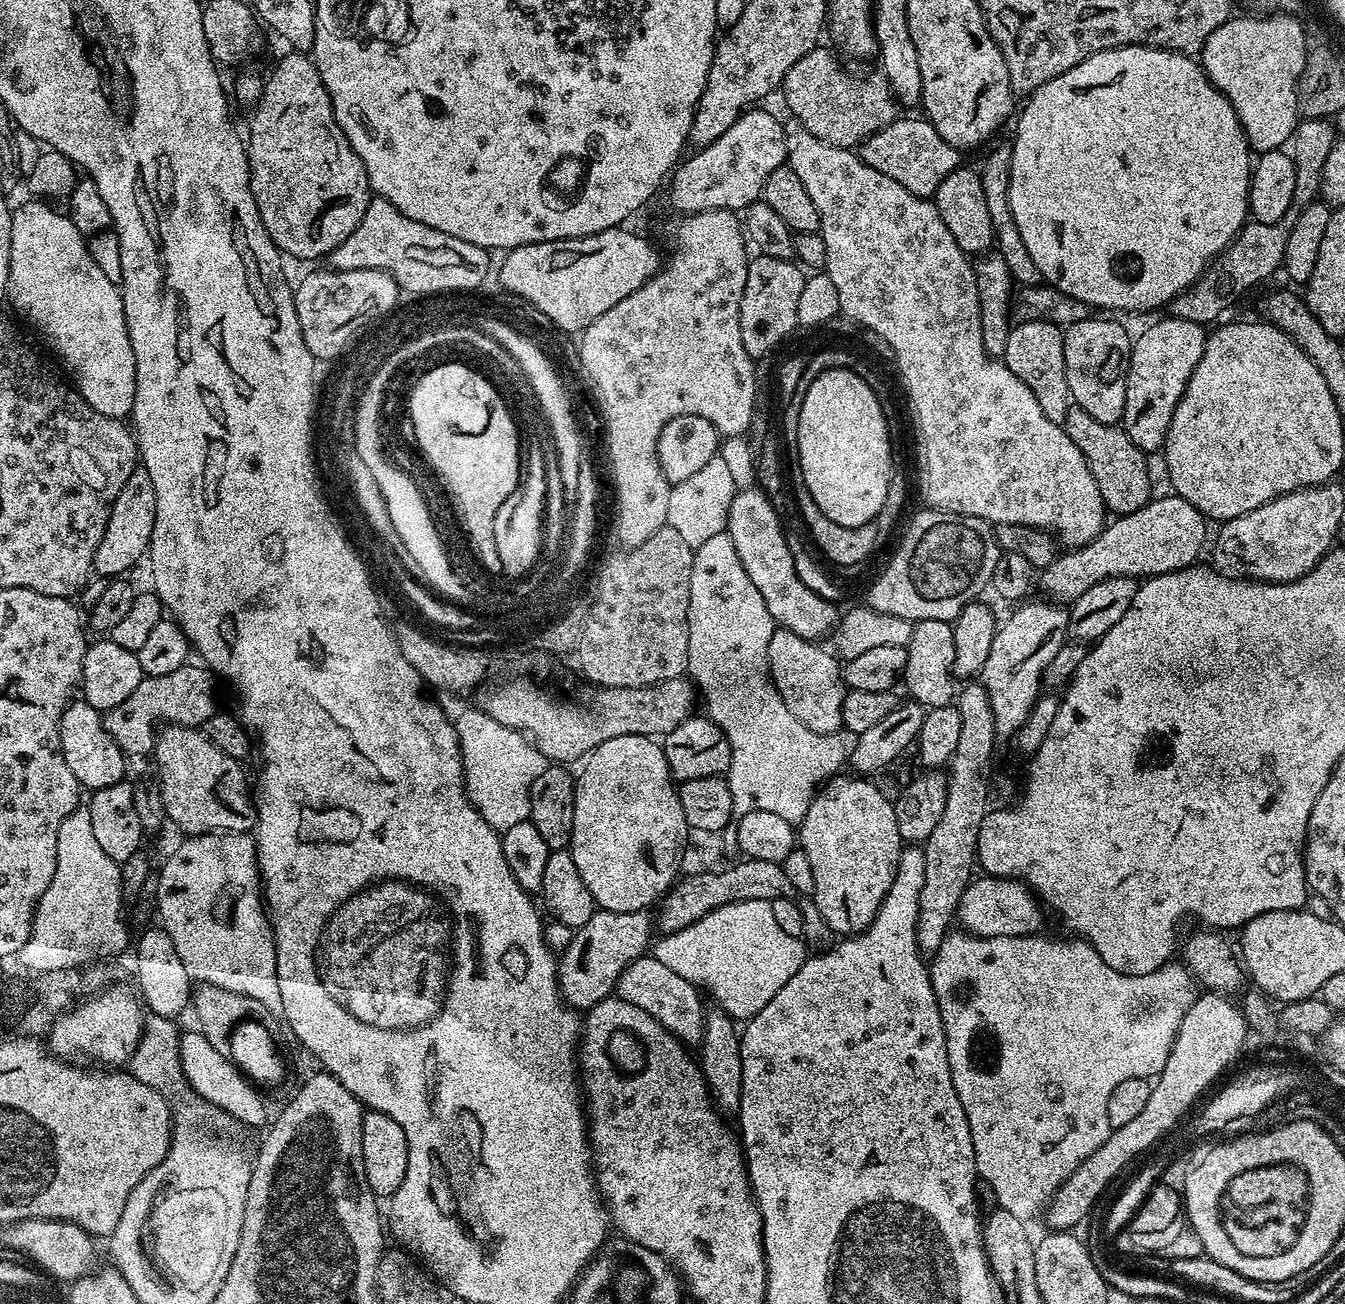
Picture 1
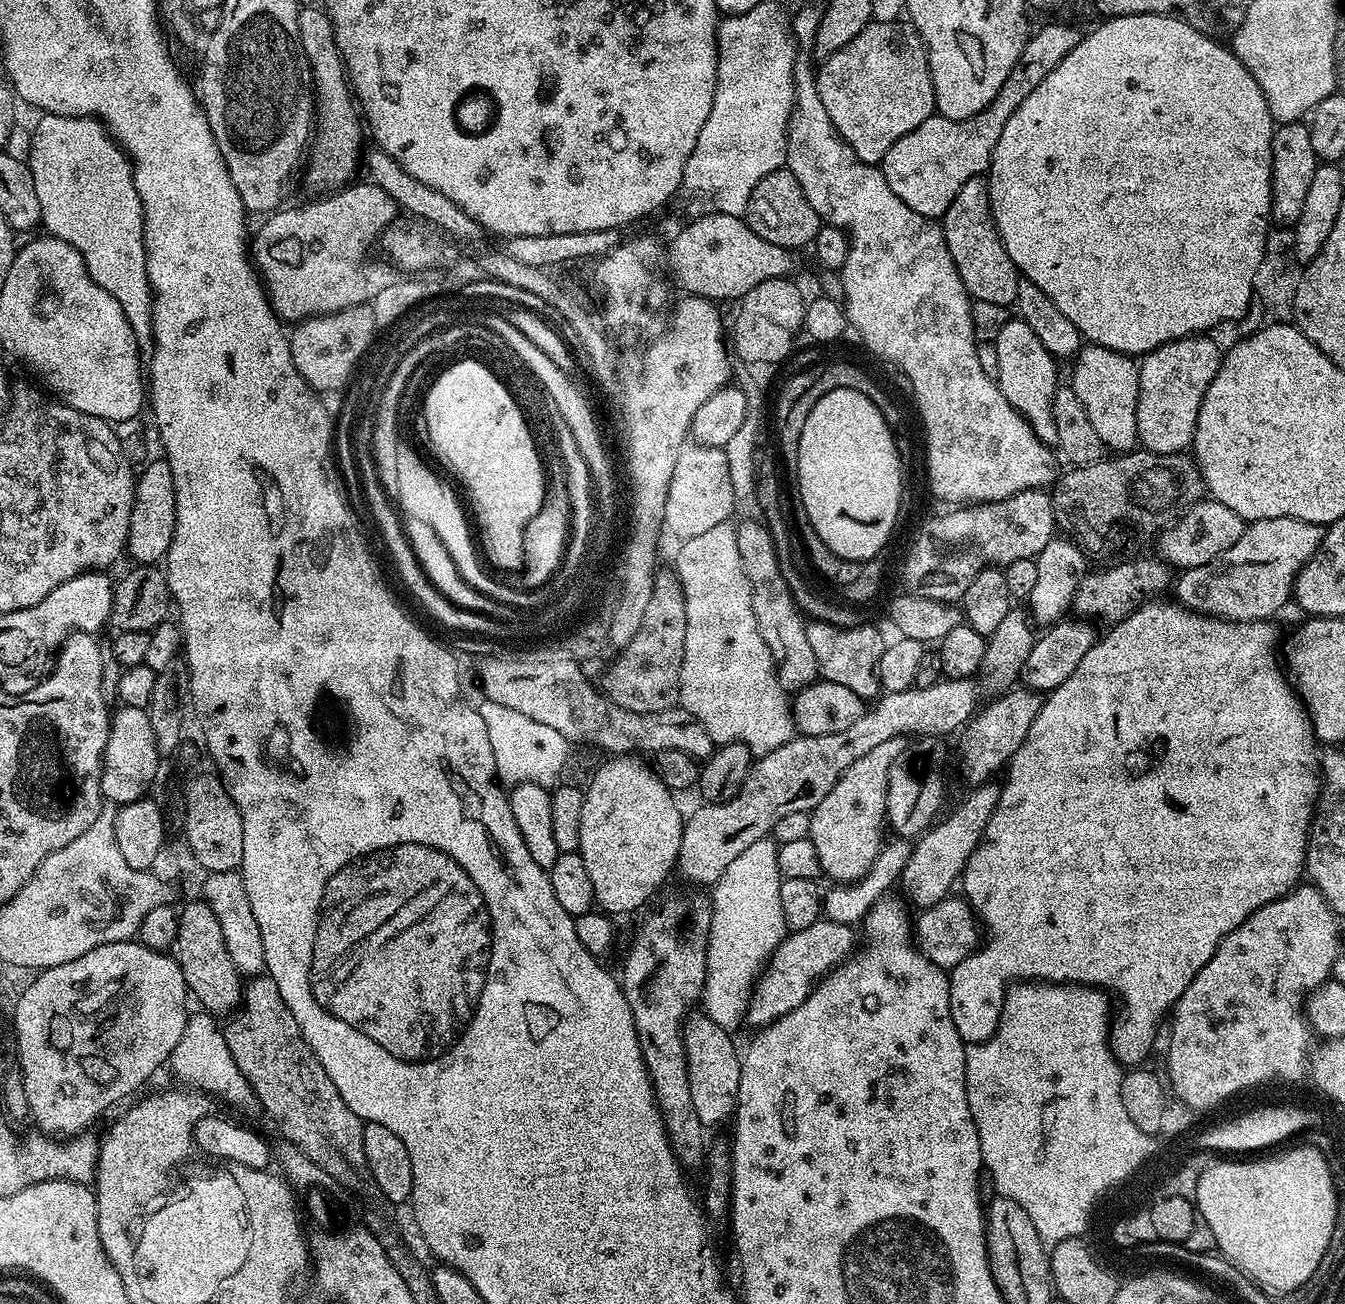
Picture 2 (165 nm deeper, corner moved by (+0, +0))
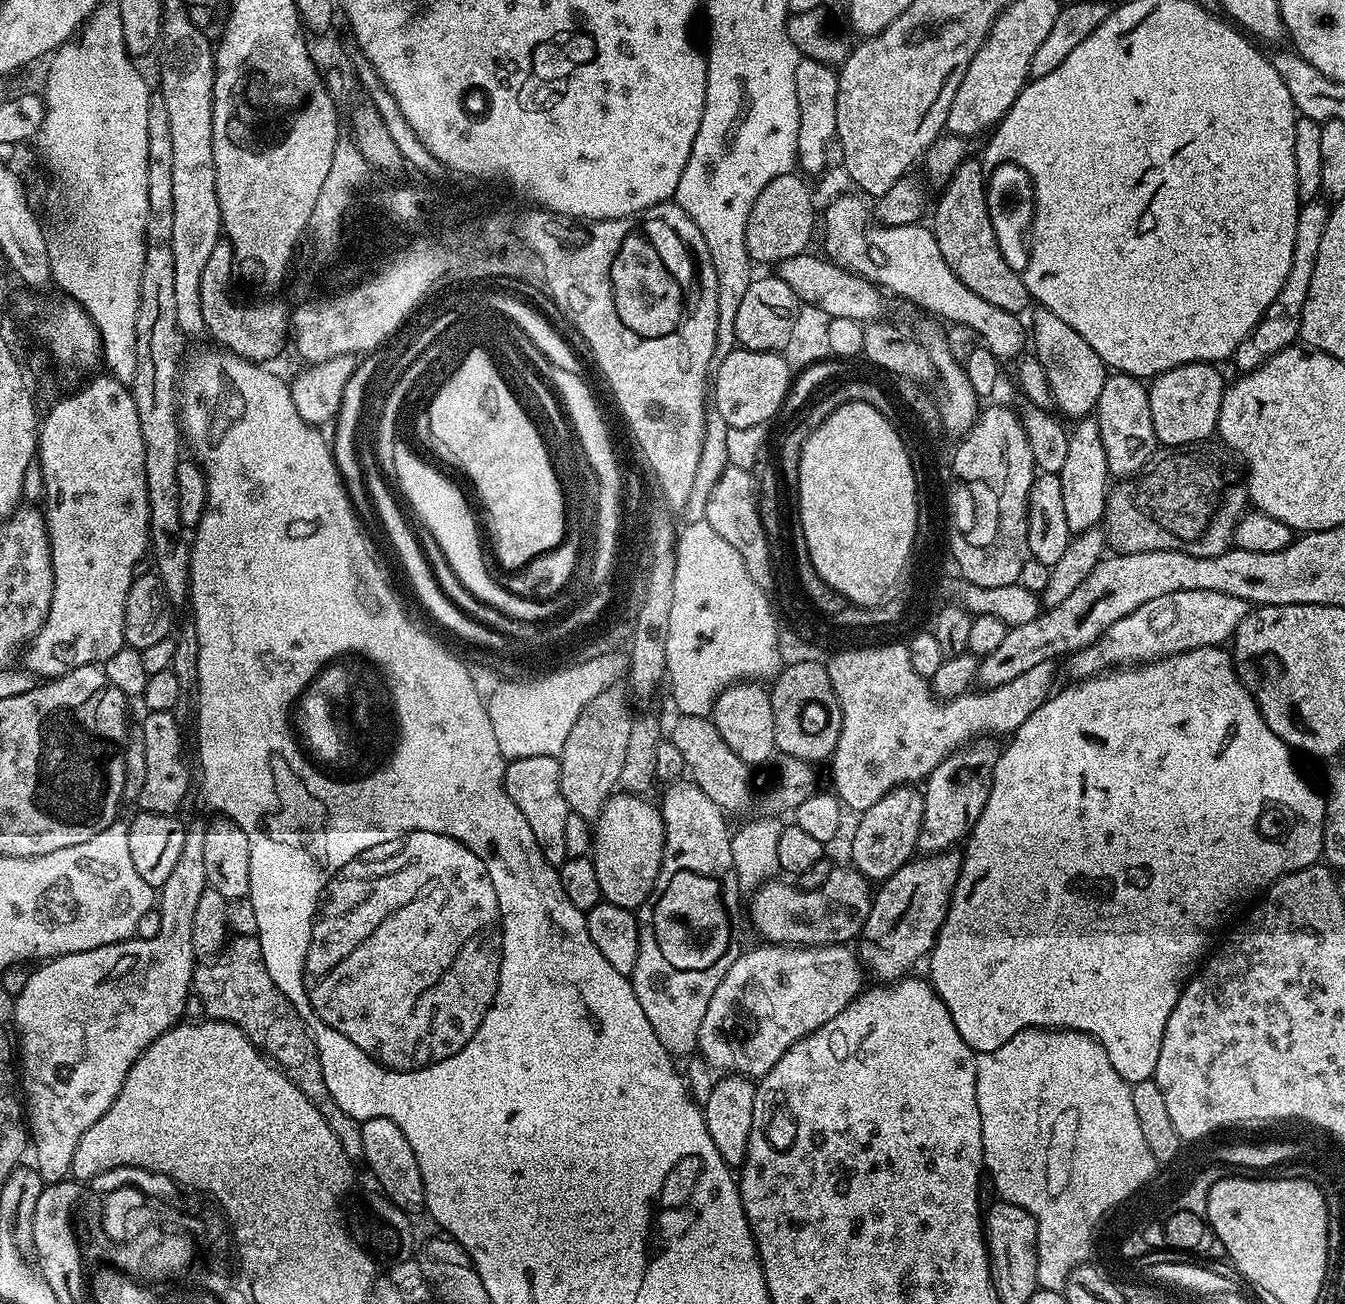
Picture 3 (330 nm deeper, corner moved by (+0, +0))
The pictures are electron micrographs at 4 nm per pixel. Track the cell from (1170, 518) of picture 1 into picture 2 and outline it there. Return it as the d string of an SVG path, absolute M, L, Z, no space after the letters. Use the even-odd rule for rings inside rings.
M1205 498L1189 508L1175 524L1171 524L1155 537L1155 555L1176 570L1206 566L1206 562L1214 562L1214 558L1230 550L1230 546L1234 546L1234 542L1242 538L1245 527L1246 521L1234 514L1230 506L1222 506L1222 502Z

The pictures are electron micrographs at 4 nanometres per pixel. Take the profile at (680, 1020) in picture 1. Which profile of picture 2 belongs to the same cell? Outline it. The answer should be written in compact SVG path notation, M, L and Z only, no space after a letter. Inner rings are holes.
M692 1014L684 1021L684 1045L686 1066L690 1074L690 1095L694 1110L704 1123L705 1129L712 1130L736 1115L738 1082L740 1081L741 1049L736 1049L733 1037L718 1022L706 1015Z

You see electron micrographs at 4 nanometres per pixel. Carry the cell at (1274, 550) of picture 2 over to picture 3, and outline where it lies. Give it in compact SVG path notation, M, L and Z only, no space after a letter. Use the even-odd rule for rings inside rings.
M1178 590L1178 594L1165 594L1162 598L1153 598L1146 602L1146 606L1138 606L1134 614L1118 618L1118 622L1114 622L1114 626L1110 626L1093 644L1071 653L1066 660L1069 676L1067 679L1072 682L1089 680L1091 676L1098 676L1101 672L1114 668L1150 664L1153 660L1162 659L1163 656L1173 656L1195 648L1215 648L1231 641L1236 634L1237 626L1242 622L1242 618L1246 618L1249 611L1248 601L1234 598L1230 594L1220 594L1218 590Z

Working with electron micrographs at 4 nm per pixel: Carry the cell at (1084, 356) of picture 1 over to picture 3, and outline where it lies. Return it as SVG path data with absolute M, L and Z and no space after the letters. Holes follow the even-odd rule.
M1124 372L1109 374L1102 386L1102 394L1098 394L1094 418L1102 434L1102 446L1106 446L1109 477L1127 478L1141 472L1148 459L1158 450L1145 381Z

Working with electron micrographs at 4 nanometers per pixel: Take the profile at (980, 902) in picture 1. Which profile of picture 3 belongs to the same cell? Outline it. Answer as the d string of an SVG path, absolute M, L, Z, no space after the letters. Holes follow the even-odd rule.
M761 943L761 948L741 951L740 957L726 970L726 978L718 982L702 1030L698 1034L698 1052L720 1074L739 1074L749 1078L764 1076L776 1065L778 1058L818 1026L826 1026L834 1014L846 1010L851 1000L862 991L859 955L851 952L848 944L823 944L822 946L797 946L795 944Z

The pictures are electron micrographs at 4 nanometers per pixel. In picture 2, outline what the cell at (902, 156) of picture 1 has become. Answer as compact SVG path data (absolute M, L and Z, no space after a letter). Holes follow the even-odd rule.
M1048 24L1029 35L1022 54L1018 54L1018 62L1014 62L1014 70L1010 70L1010 78L1002 82L1002 90L978 114L974 114L965 120L951 120L945 116L934 114L926 118L918 126L914 126L912 132L902 134L890 150L886 150L884 159L878 167L884 173L886 182L890 182L890 190L914 210L914 214L922 214L926 219L935 221L950 210L950 202L954 202L954 194L970 182L970 178L984 176L988 171L994 146L998 146L998 138L1002 138L1002 130L1006 122L1026 97L1041 82L1046 79L1046 74L1078 46L1082 39L1082 32L1079 32L1072 24Z

